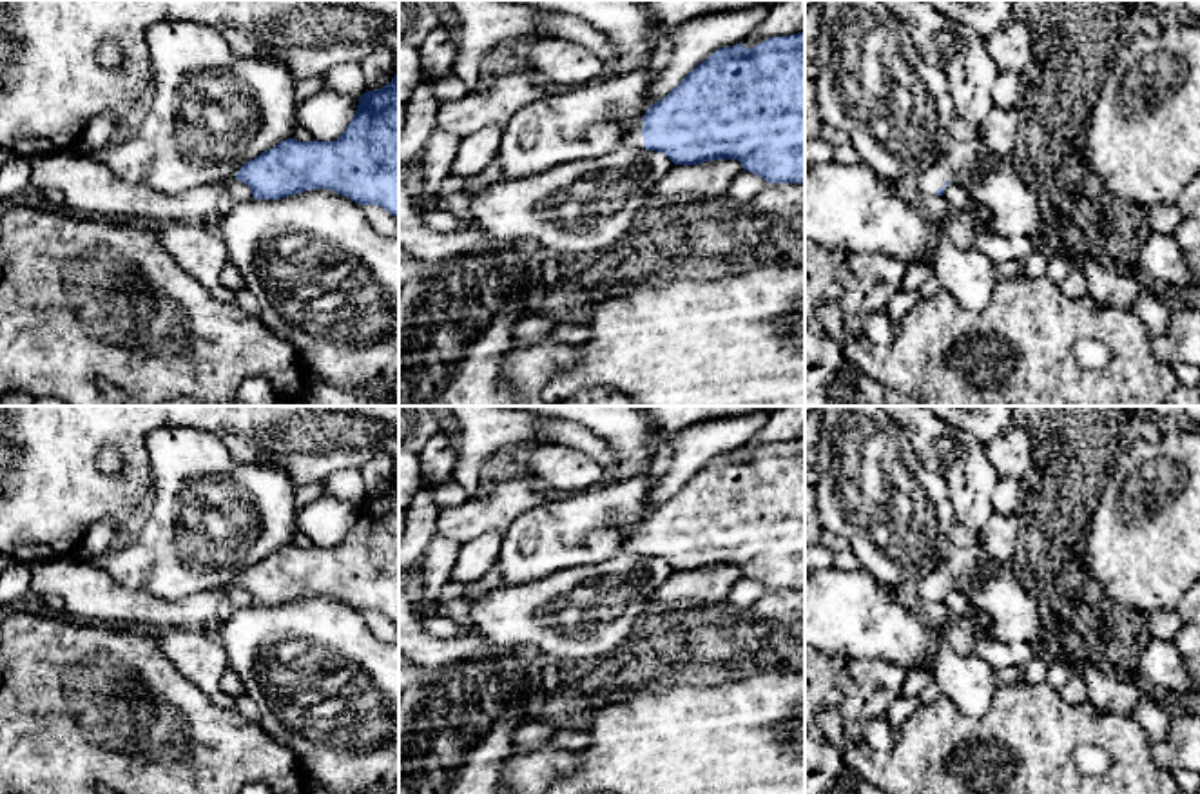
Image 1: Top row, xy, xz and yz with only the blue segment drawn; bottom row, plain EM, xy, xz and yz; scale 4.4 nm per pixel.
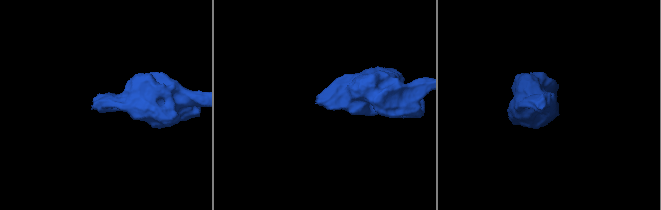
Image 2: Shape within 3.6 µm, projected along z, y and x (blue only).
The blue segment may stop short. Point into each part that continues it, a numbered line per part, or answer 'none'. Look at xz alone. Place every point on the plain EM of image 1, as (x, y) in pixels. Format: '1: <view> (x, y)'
1: xz (633, 542)

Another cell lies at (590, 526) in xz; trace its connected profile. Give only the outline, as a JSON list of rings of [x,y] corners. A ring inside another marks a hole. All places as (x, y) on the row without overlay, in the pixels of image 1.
[[[645,470],[517,515],[502,535],[497,558],[504,586],[596,566],[622,553],[629,533],[653,511],[647,499],[656,482]]]

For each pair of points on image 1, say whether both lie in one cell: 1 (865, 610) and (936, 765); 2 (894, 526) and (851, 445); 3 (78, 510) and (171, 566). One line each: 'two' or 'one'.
1: two
2: one
3: two

